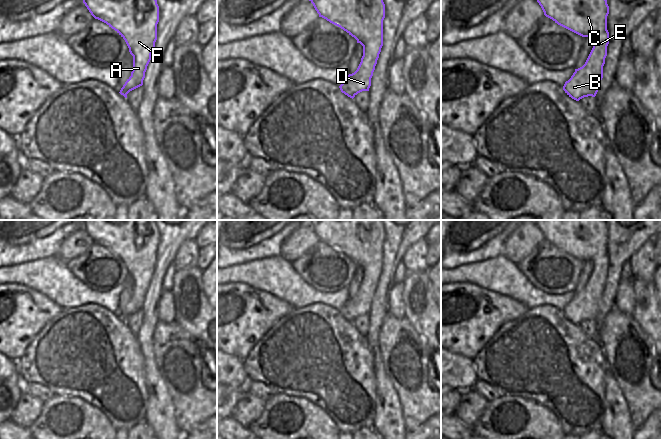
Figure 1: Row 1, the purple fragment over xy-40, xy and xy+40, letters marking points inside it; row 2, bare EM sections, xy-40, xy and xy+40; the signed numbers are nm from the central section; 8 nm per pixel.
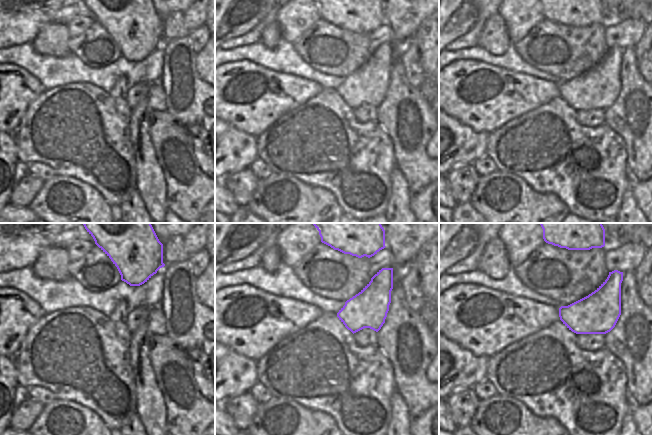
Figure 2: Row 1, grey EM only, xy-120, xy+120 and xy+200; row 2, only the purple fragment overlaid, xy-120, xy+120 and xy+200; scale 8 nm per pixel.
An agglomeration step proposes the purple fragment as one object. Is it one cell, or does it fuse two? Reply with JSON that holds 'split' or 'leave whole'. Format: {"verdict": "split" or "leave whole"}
{"verdict": "leave whole"}

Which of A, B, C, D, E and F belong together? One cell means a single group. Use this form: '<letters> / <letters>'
A B C D E F

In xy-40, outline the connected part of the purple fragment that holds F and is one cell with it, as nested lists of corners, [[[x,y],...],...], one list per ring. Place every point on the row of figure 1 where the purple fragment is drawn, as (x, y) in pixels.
[[[83,0],[91,15],[114,29],[126,42],[130,54],[133,56],[133,70],[120,90],[120,94],[127,98],[127,94],[142,86],[147,66],[157,40],[157,24],[159,22],[159,6],[157,0]]]

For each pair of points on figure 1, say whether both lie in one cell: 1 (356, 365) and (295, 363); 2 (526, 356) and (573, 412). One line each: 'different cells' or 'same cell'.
1: same cell
2: same cell

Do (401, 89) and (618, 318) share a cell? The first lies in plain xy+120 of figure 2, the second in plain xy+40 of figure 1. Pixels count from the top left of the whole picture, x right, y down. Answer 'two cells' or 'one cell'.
one cell

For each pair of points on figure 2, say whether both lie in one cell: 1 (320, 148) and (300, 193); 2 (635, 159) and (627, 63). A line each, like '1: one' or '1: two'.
1: two
2: one

